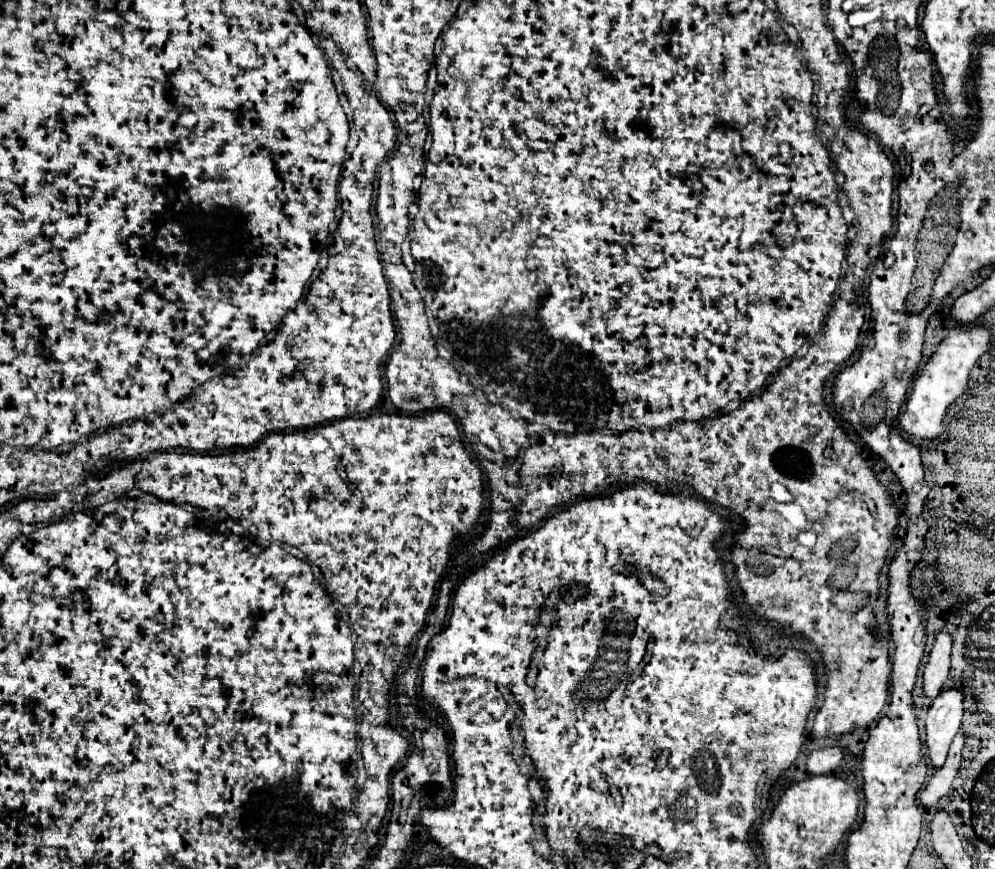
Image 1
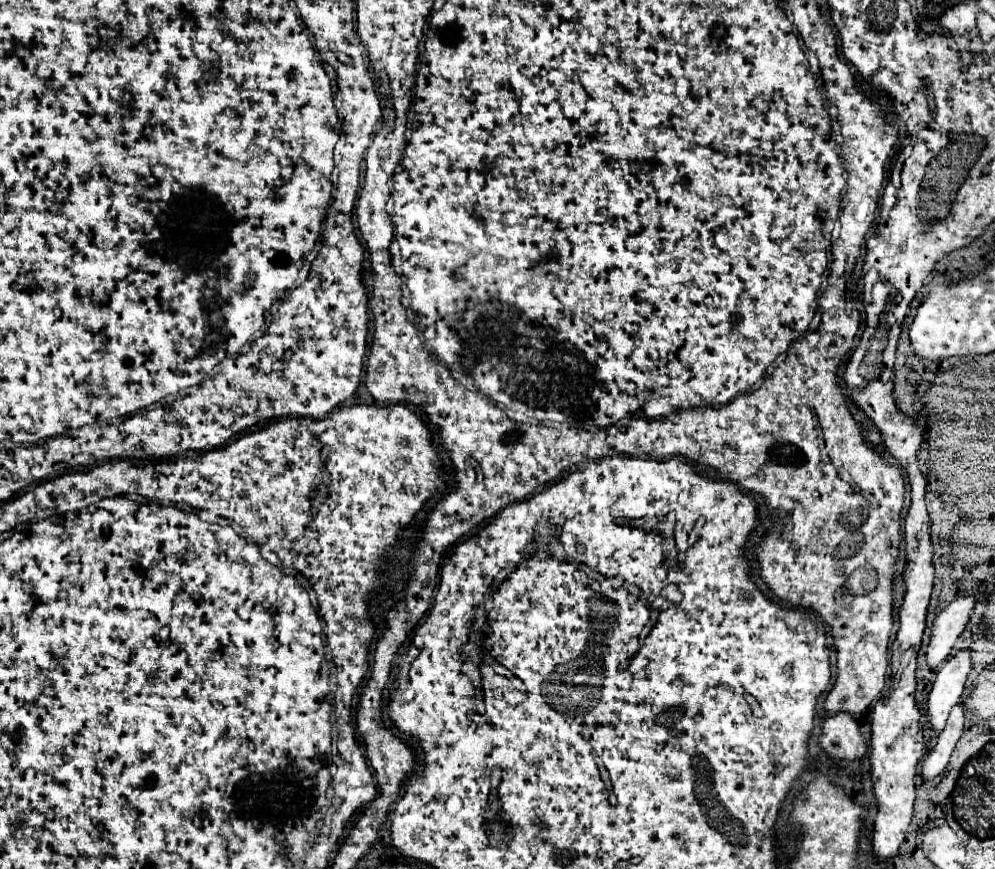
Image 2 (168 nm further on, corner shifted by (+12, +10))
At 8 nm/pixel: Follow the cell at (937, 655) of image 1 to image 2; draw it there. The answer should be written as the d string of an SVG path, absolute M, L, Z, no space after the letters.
M959 596L955 598L933 622L931 642L927 648L927 664L931 668L937 668L941 662L945 662L955 646L955 640L965 630L971 612L975 608L973 596Z

